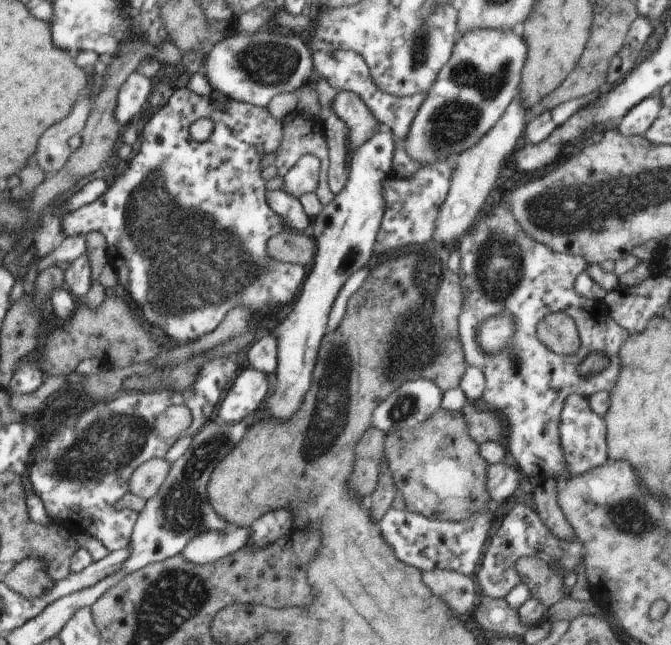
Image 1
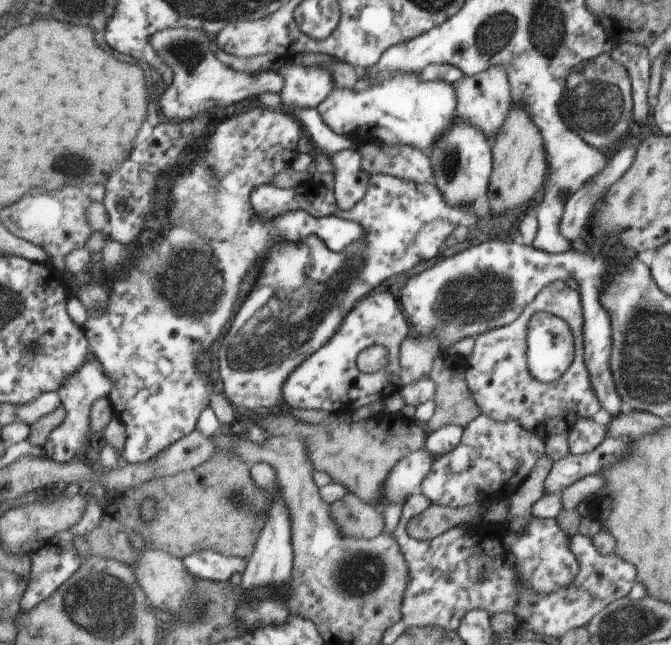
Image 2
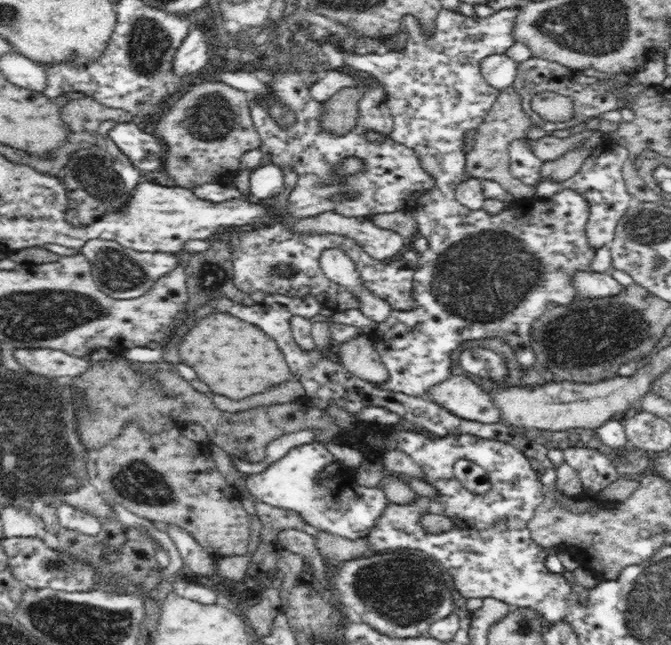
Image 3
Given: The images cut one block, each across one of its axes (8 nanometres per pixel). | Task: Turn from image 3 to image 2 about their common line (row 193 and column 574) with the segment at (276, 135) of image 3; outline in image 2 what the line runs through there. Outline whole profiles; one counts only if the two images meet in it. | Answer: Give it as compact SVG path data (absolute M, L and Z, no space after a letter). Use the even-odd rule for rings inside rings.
M556 280L542 288L514 322L476 336L473 353L465 364L465 377L468 390L472 393L480 414L498 422L518 420L518 424L521 424L524 430L534 432L544 440L552 434L568 433L568 430L582 418L594 418L602 406L590 386L588 371L584 364L582 324L584 312L580 292L571 289L562 280ZM536 312L550 312L562 318L570 326L574 336L572 364L554 382L536 380L528 368L526 337L530 318Z

